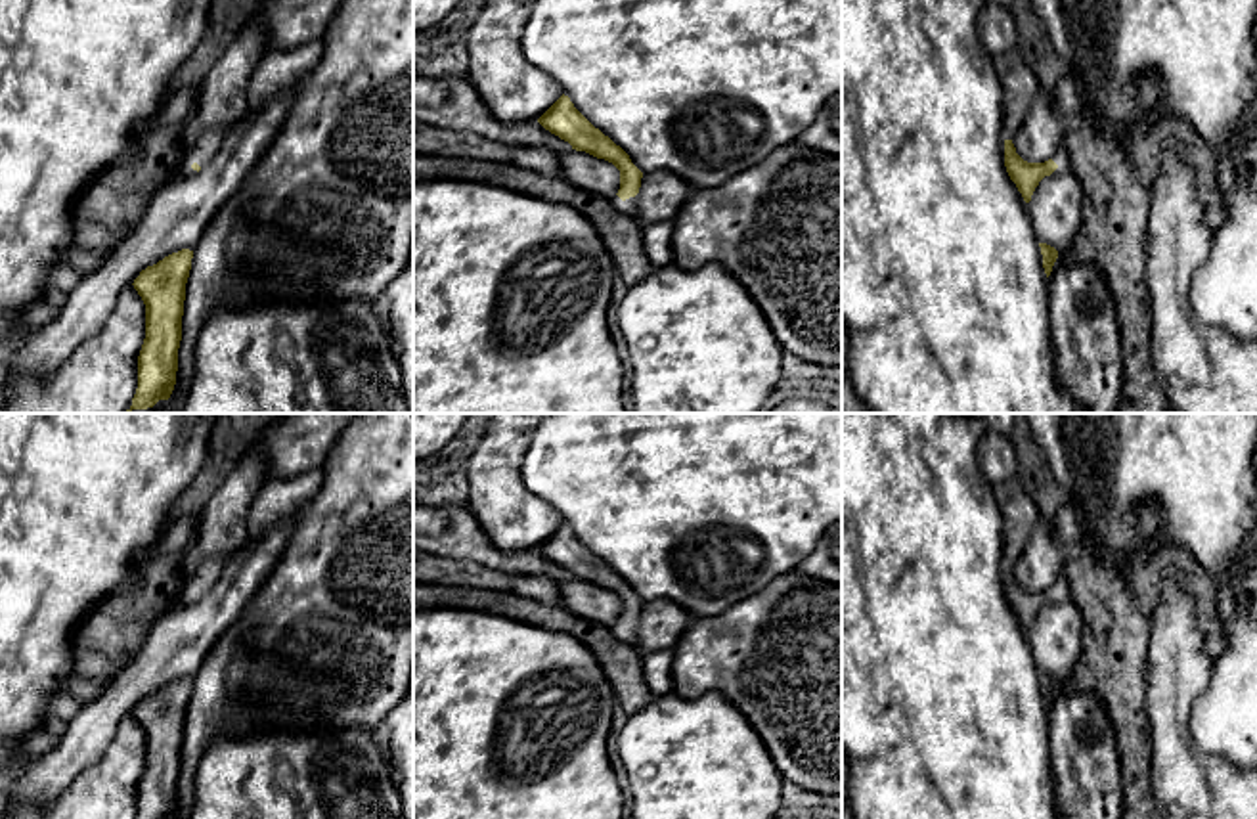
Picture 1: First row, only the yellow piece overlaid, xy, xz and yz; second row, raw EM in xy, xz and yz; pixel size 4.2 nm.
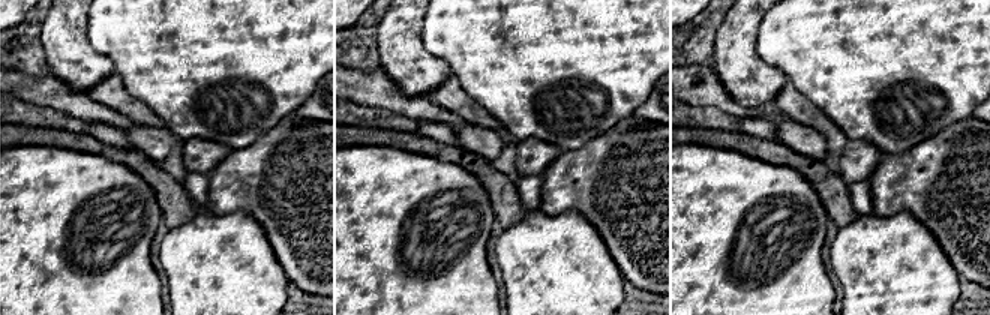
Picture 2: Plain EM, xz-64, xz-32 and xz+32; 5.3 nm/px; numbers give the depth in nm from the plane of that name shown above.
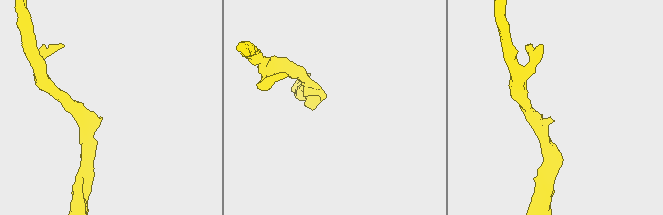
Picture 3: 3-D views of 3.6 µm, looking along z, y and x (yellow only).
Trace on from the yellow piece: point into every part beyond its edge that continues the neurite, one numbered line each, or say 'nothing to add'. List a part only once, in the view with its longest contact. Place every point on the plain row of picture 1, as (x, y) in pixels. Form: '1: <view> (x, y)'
1: xz (628, 636)

